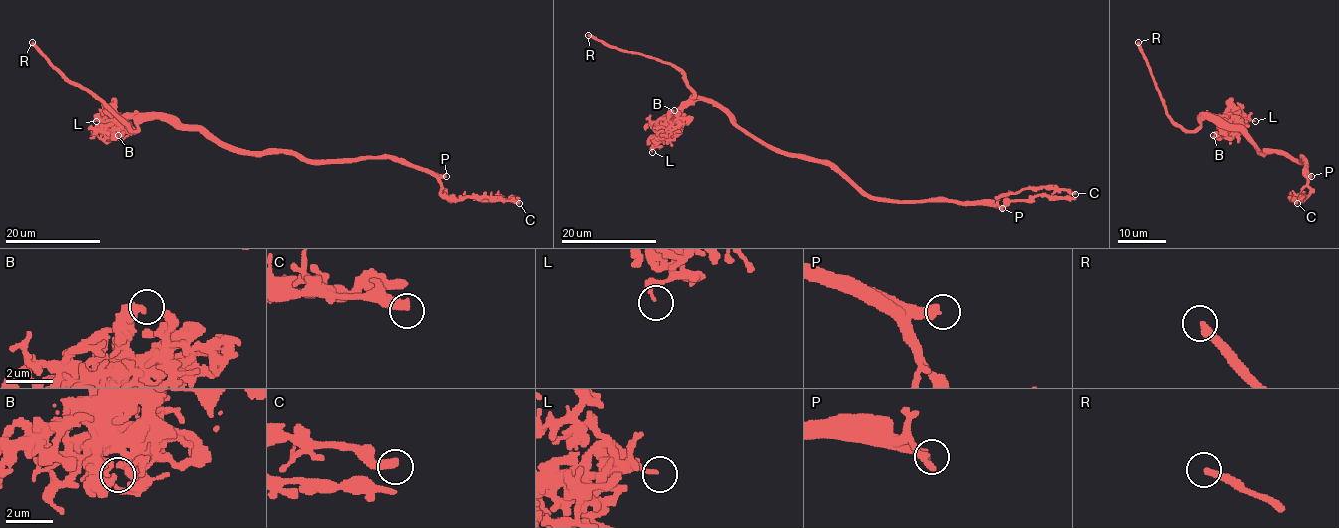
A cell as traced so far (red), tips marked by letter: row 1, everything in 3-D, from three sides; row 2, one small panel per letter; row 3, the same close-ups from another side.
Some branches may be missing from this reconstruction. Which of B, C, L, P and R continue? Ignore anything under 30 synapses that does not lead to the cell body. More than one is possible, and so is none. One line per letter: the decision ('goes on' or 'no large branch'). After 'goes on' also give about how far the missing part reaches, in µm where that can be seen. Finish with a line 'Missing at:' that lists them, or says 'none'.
B: no large branch
C: no large branch
L: no large branch
P: goes on | 20 µm
R: goes on | 25 µm
Missing at: P, R

